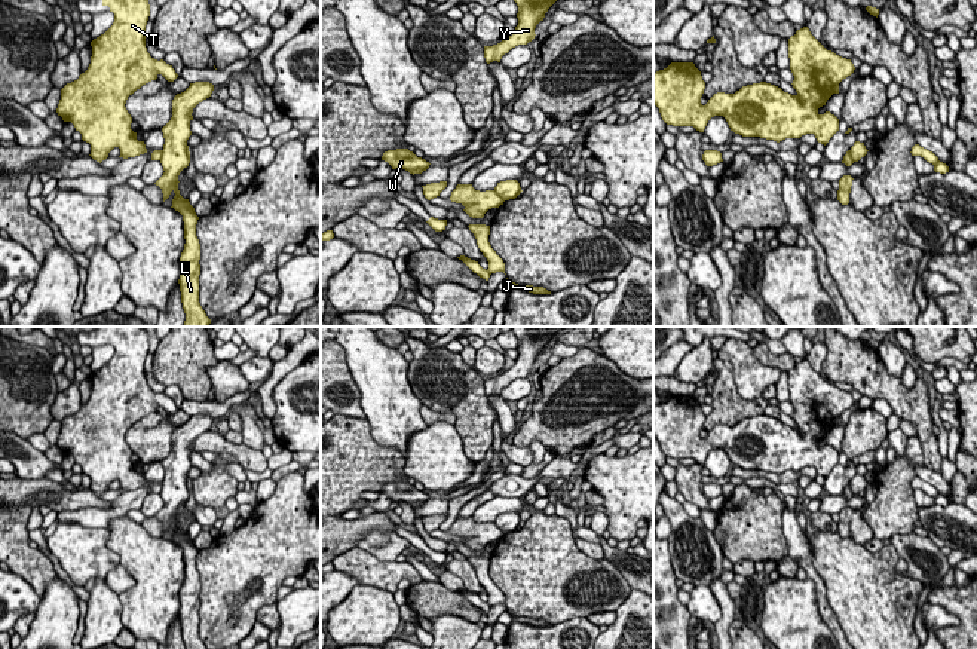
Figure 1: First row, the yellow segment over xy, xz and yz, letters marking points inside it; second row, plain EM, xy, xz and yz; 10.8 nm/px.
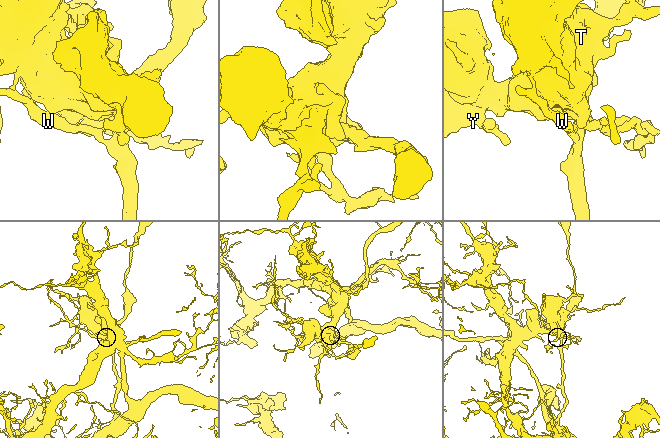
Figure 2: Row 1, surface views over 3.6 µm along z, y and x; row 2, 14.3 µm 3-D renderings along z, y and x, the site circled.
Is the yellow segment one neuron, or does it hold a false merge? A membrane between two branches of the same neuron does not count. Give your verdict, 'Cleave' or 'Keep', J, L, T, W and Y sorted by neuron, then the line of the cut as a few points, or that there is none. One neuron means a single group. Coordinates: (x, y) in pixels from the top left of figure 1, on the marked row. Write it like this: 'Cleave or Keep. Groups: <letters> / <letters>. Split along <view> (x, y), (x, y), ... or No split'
Cleave. Groups: J T Y / L W. Split along xz (493, 190), (505, 199)

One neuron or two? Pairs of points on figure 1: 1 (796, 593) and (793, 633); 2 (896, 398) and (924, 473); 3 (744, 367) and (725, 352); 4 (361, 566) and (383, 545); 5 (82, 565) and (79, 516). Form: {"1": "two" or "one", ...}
{"1": "one", "2": "two", "3": "one", "4": "two", "5": "two"}

